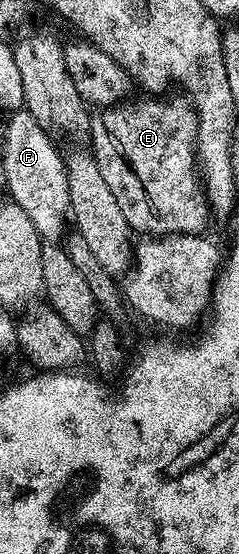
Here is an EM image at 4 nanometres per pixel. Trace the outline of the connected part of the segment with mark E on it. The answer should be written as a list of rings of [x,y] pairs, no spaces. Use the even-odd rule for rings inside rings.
[[[186,95],[170,96],[147,98],[151,100],[143,100],[140,104],[123,102],[118,106],[103,106],[89,120],[89,148],[101,170],[101,178],[105,178],[105,186],[109,186],[113,198],[117,198],[117,206],[121,206],[127,225],[136,233],[143,232],[139,234],[151,238],[174,236],[181,232],[198,236],[208,231],[207,219],[213,216],[197,171],[199,116]]]

